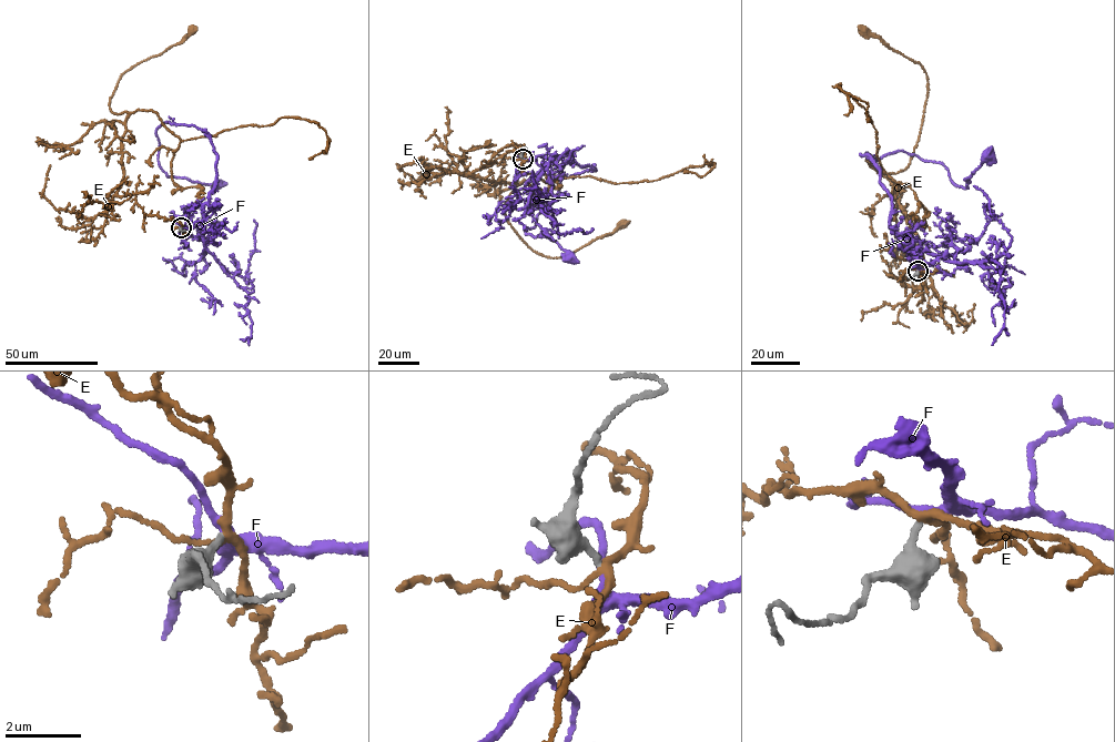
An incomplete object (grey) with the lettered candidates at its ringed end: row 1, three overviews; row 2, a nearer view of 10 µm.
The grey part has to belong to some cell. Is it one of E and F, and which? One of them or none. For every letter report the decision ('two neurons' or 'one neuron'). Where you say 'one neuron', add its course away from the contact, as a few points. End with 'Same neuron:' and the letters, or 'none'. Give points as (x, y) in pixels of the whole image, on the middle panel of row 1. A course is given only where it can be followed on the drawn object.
E: two neurons
F: one neuron | via (523, 158), (568, 154), (595, 170), (561, 178), (535, 226), (524, 227), (557, 242), (568, 257)
Same neuron: F

